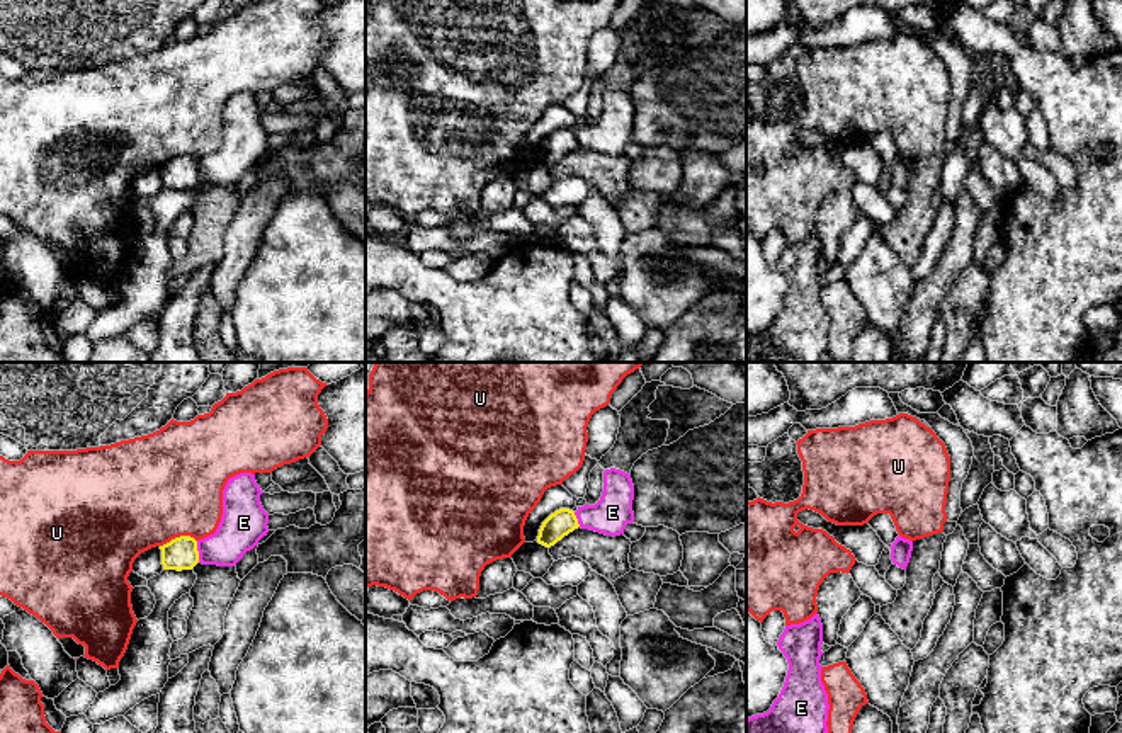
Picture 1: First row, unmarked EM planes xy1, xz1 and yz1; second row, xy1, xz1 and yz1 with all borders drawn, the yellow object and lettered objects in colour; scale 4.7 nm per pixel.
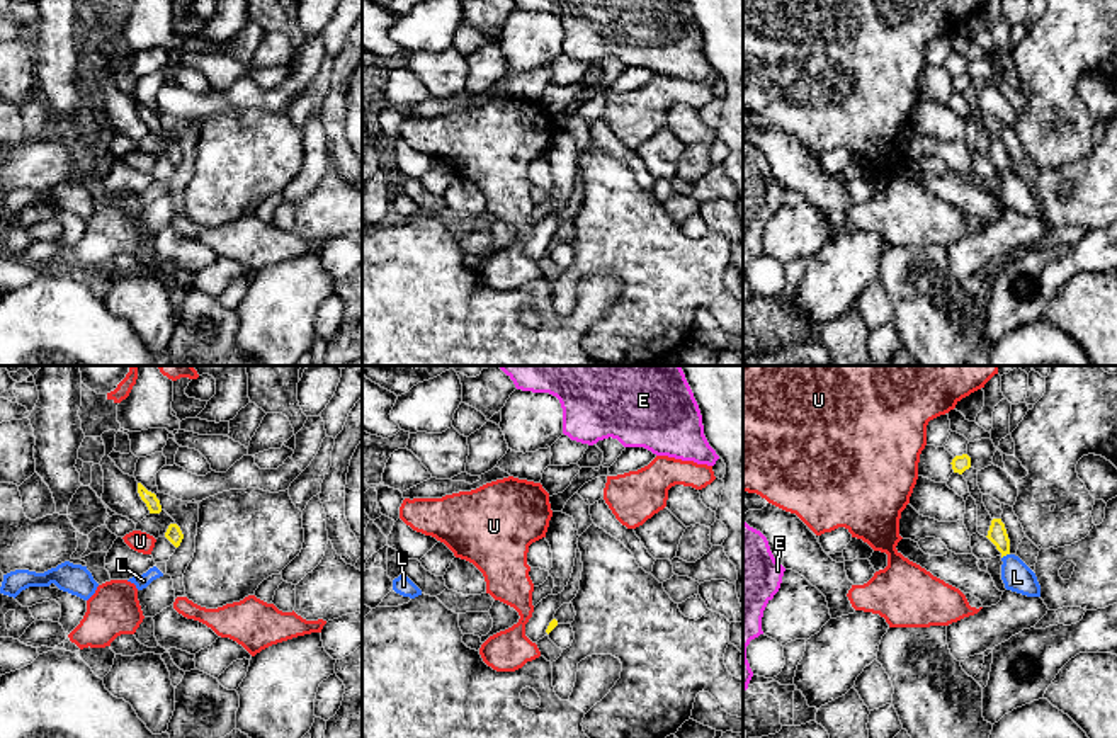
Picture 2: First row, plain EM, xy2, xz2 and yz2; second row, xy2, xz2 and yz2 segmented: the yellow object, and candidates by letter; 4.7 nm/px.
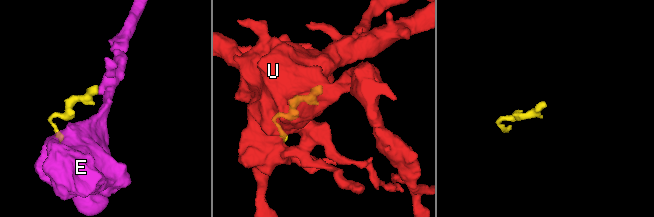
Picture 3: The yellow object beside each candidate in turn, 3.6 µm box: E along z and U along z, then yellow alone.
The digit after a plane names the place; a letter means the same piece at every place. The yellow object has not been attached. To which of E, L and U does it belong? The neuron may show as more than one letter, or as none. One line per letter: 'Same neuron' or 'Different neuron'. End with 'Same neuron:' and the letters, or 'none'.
E: Different neuron
L: Same neuron
U: Different neuron
Same neuron: L

